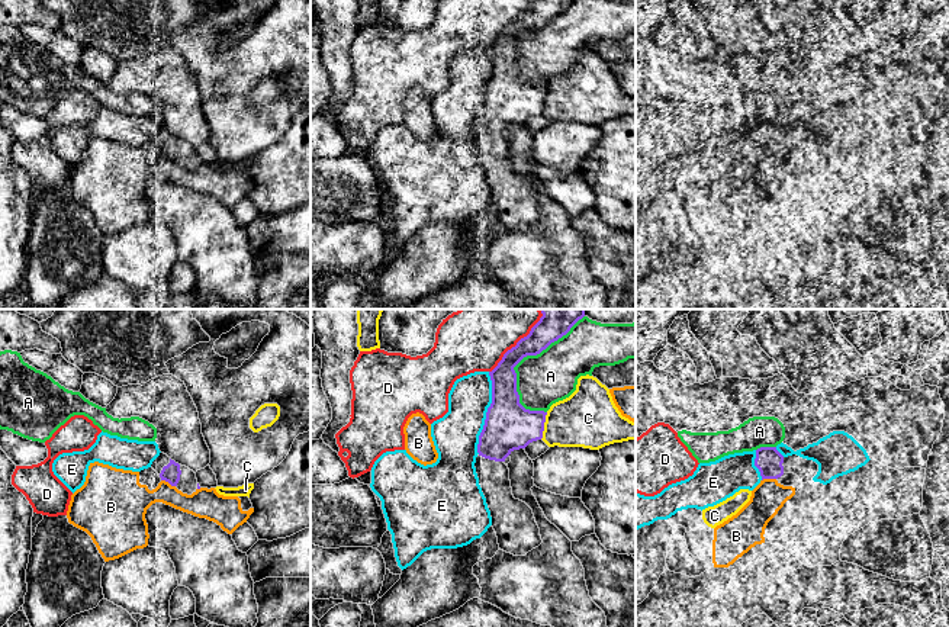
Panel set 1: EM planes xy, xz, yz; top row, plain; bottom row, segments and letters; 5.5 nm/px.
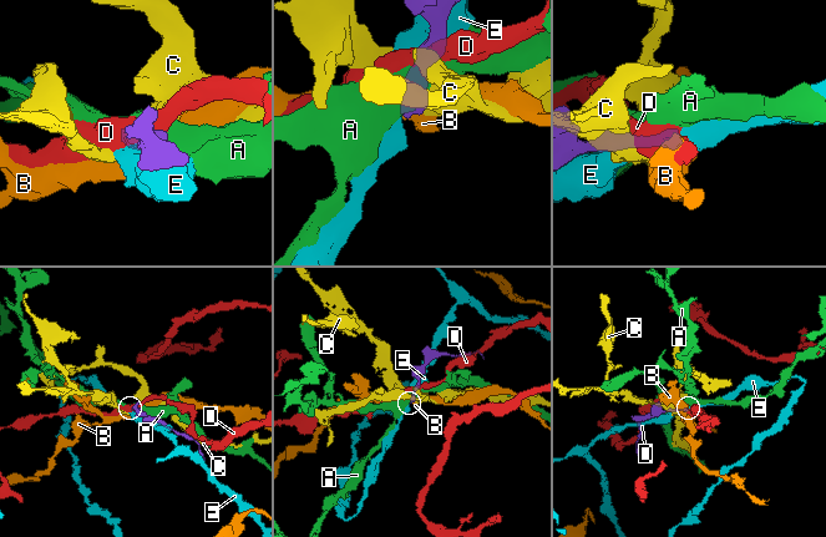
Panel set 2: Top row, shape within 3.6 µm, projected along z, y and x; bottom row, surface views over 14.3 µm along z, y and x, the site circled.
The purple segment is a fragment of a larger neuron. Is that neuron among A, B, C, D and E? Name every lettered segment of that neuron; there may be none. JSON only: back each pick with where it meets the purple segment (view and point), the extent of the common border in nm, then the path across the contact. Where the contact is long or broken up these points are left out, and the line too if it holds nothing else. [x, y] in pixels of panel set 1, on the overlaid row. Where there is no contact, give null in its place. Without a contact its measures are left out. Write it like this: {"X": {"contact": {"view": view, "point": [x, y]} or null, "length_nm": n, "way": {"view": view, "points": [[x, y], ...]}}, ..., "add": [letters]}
{"add": []}

